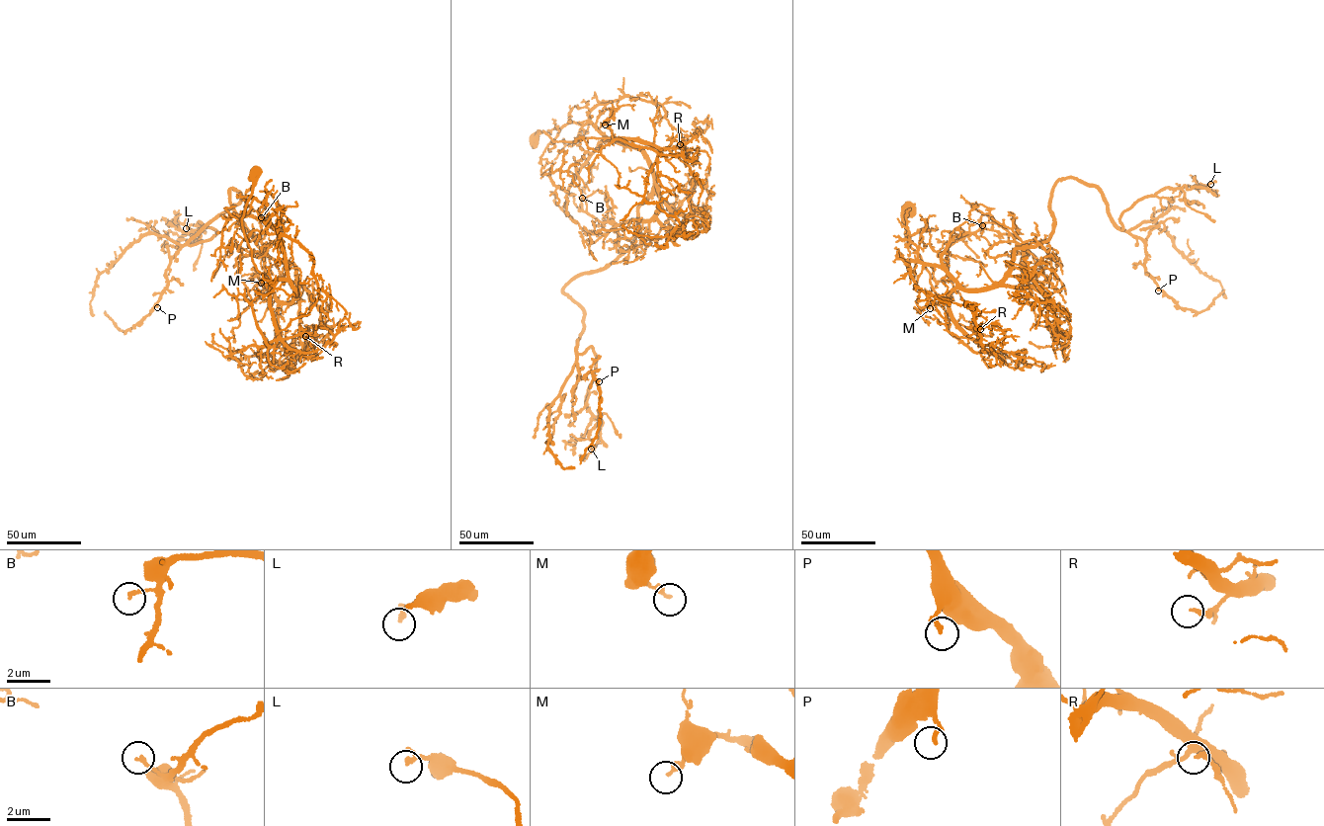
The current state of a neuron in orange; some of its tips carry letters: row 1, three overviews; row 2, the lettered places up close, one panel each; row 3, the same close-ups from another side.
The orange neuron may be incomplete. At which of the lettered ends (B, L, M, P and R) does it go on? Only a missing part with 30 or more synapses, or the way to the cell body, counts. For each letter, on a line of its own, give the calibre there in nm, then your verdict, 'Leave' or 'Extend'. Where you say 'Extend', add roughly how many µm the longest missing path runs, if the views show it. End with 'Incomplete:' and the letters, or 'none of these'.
B: Thickness 150 nm. Leave
L: Thickness 200 nm. Leave
M: Thickness 240 nm. Leave
P: Thickness 220 nm. Leave
R: Thickness 190 nm. Leave
Incomplete: none of these

